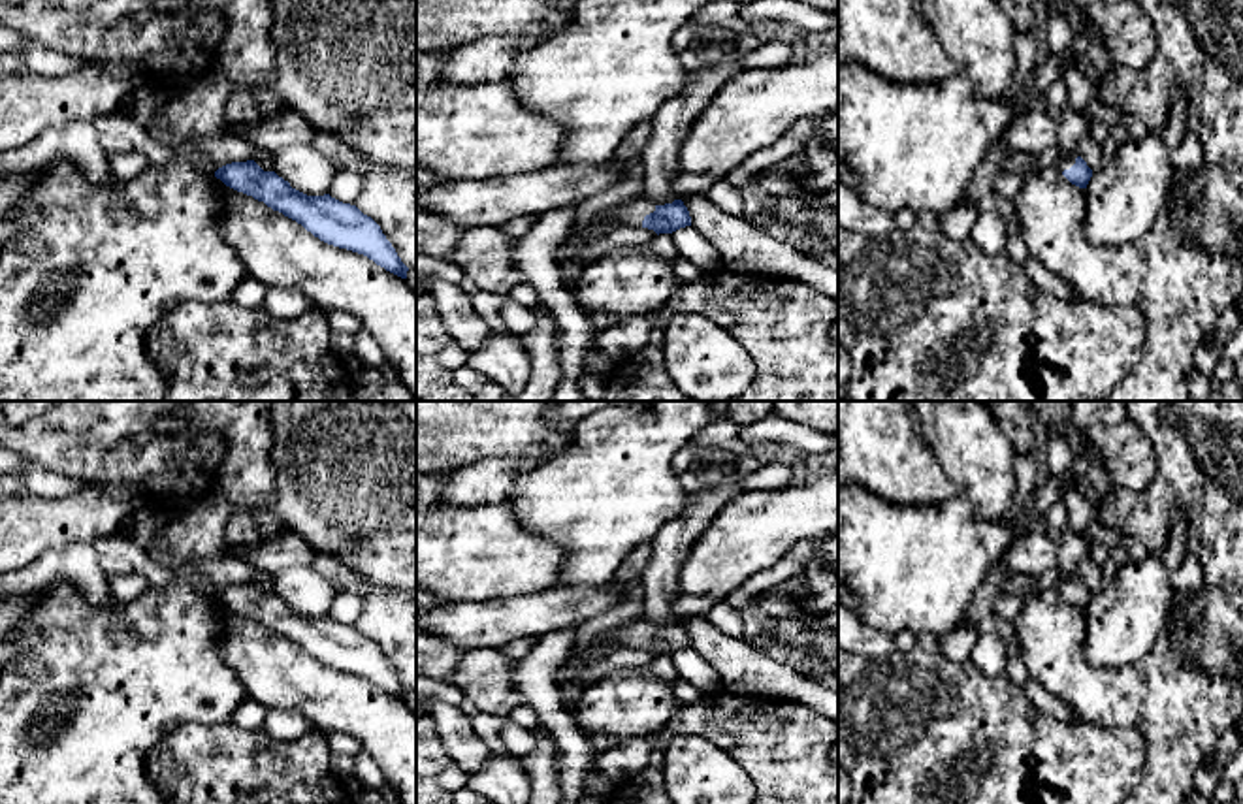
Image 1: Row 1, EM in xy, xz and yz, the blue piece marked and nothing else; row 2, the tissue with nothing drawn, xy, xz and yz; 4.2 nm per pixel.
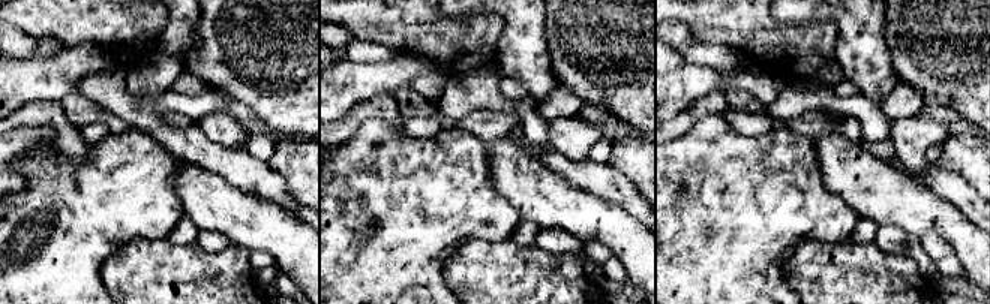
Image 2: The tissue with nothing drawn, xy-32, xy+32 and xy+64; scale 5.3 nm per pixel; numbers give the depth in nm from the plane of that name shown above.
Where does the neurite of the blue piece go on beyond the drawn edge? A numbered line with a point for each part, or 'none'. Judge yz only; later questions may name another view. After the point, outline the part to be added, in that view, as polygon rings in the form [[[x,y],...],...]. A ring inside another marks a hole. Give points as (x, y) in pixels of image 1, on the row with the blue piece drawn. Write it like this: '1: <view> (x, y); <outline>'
1: yz (1072, 127); [[[1066,109],[1057,122],[1057,145],[1060,147],[1058,169],[1070,169],[1079,156],[1077,147],[1089,136],[1087,119],[1079,111]]]

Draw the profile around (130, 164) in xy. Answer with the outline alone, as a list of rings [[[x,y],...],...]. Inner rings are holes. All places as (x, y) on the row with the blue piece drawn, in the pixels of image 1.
[[[139,151],[117,153],[107,156],[107,160],[111,173],[124,181],[137,177],[151,166],[147,156]]]

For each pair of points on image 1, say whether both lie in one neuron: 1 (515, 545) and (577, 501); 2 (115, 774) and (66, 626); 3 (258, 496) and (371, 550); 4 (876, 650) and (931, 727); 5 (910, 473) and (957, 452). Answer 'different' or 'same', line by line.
1: different
2: same
3: different
4: different
5: different

